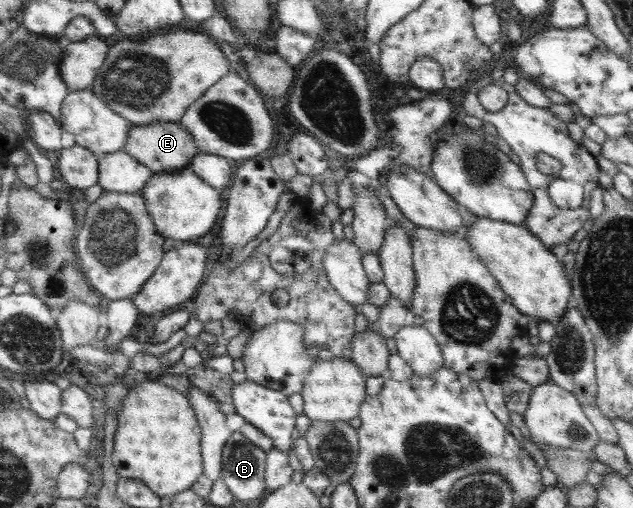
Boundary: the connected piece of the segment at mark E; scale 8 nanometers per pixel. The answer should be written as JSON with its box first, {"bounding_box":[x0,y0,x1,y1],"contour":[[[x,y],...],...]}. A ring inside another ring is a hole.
{"bounding_box":[126,122,200,173],"contour":[[[154,122],[131,127],[126,150],[133,158],[145,163],[154,173],[183,169],[192,164],[192,159],[200,152],[193,135],[181,122]]]}

